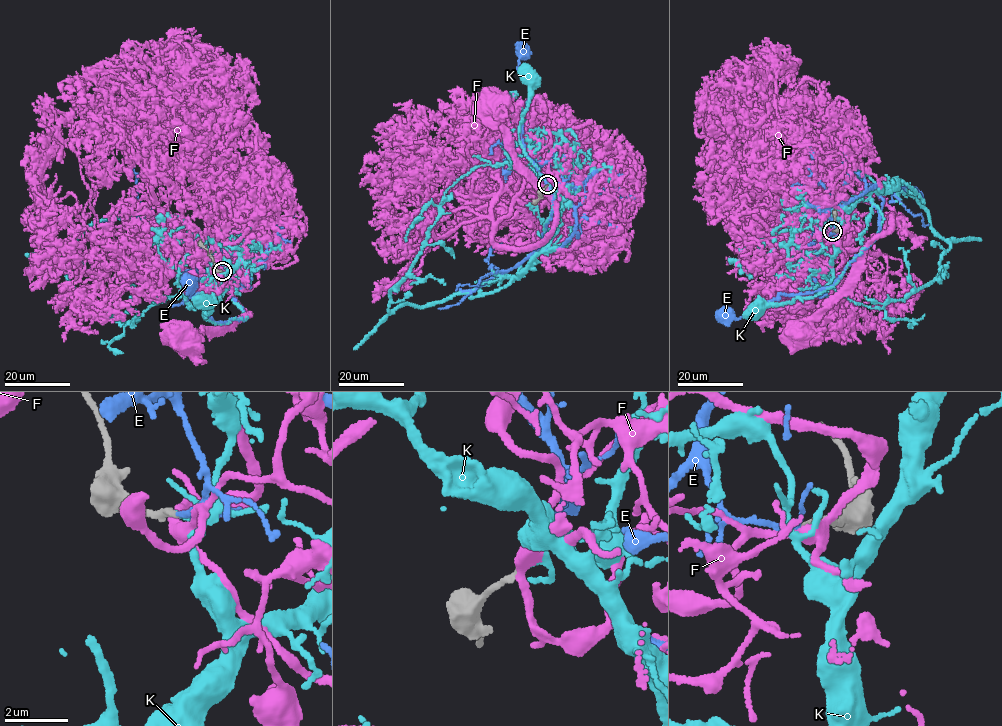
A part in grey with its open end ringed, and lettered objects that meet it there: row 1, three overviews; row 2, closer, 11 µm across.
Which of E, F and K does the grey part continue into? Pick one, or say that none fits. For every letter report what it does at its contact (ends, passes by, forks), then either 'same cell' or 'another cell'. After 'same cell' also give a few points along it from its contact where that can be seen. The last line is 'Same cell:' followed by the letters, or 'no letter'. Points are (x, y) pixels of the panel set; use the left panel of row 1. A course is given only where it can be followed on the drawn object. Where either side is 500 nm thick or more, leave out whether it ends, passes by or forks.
E: it passes by; same cell; it runs (221, 271), (223, 251), (254, 266), (212, 252), (246, 319), (214, 321), (187, 281)
F: it passes by; another cell
K: it passes by; another cell
Same cell: E

